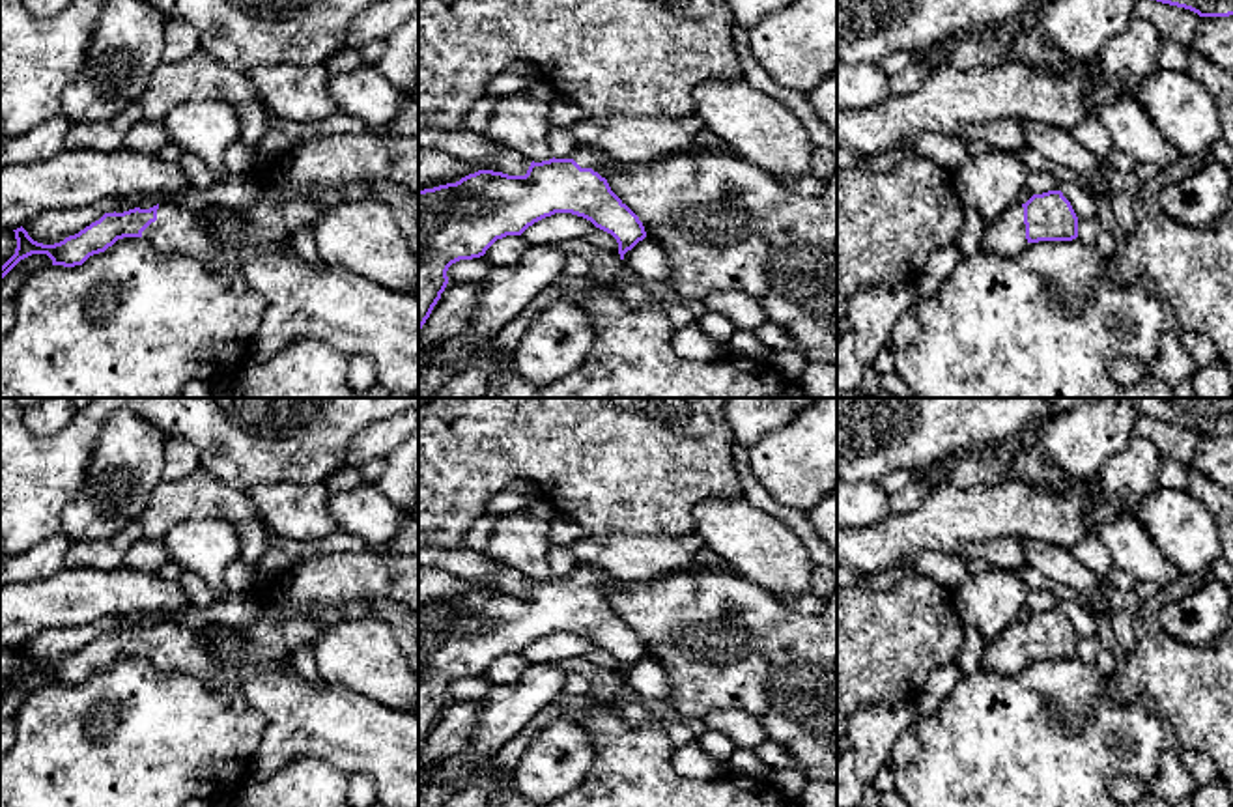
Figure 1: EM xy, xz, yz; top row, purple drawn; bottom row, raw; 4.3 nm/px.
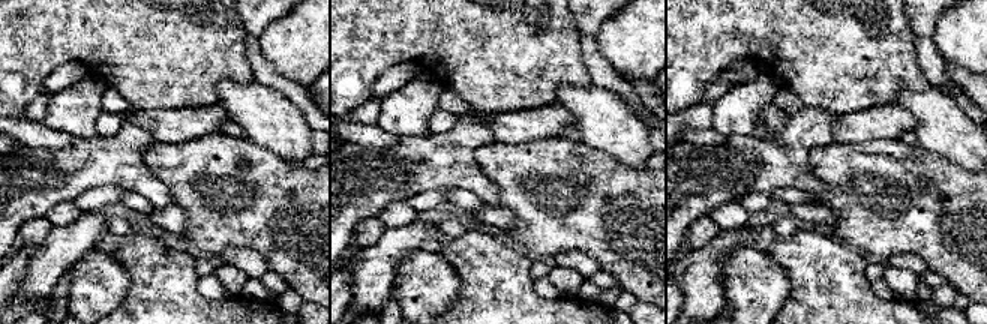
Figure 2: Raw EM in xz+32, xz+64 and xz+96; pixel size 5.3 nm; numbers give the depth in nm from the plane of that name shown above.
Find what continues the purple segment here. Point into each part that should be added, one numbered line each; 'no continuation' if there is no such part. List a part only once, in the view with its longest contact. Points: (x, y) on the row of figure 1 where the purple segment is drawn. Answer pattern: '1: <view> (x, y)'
1: yz (1006, 236)

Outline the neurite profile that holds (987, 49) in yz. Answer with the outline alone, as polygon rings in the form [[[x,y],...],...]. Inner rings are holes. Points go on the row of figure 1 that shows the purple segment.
[[[992,30],[957,41],[947,54],[947,65],[958,71],[971,71],[1009,62],[1016,62],[1016,52]]]

